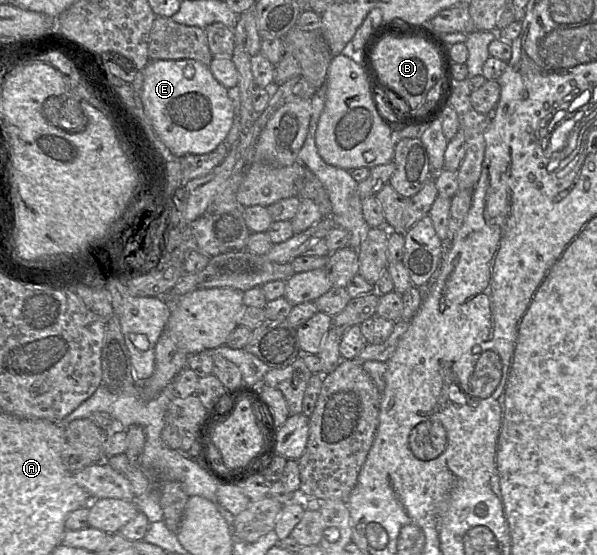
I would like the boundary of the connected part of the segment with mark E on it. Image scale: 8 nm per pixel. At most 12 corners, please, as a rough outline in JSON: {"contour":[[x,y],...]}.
{"contour":[[194,59],[150,60],[142,103],[176,157],[234,121],[228,89]]}

